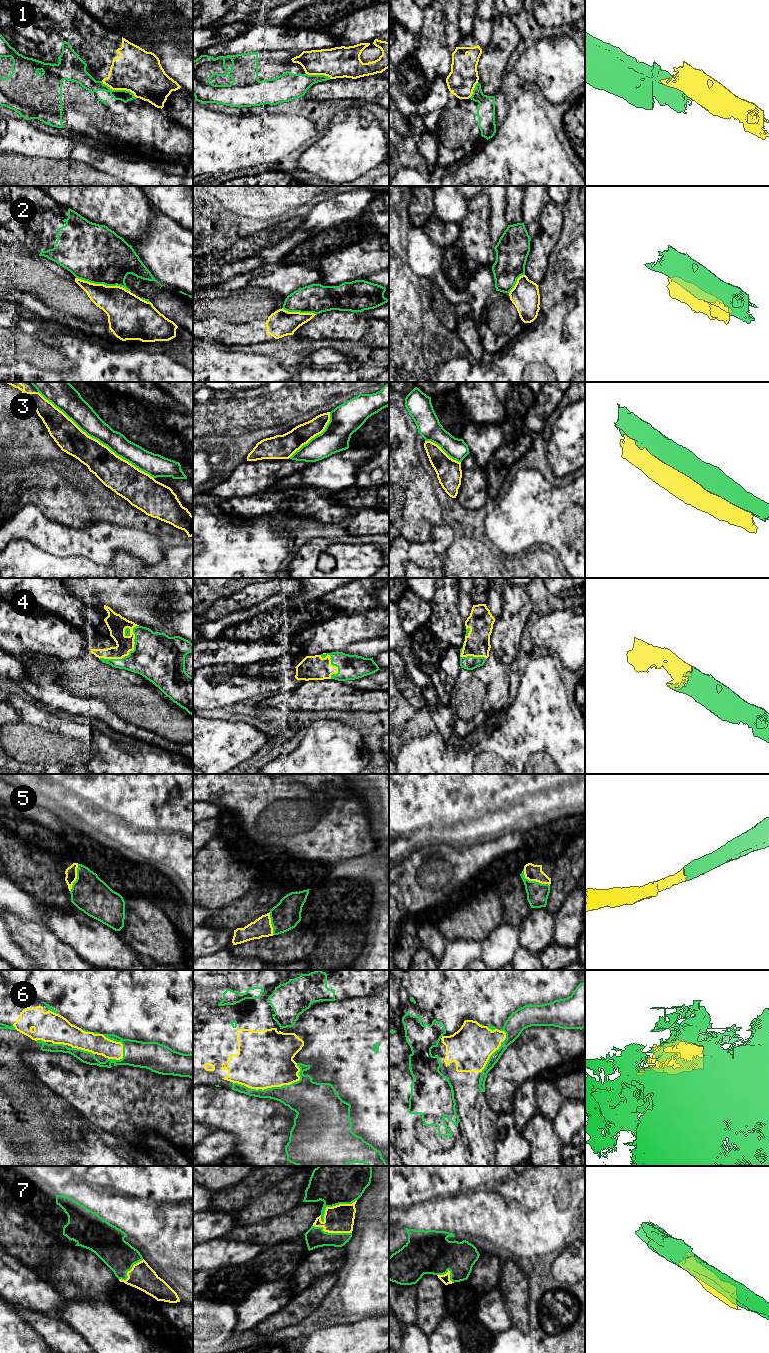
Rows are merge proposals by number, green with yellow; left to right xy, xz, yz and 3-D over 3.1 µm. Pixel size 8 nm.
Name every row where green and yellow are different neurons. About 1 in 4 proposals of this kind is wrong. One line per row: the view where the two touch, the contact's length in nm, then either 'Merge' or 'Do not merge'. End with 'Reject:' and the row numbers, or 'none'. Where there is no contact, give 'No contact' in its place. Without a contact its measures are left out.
1: Touches green in xy. Shared border 320 nm. Do not merge
2: Touches green in xy. Shared border 460 nm. Do not merge
3: Touches green in xy. Shared border 1150 nm. Do not merge
4: Touches green in xy. Shared border 420 nm. Merge
5: Touches green in yz. Shared border 260 nm. Merge
6: Touches green in xz. Shared border 550 nm. Do not merge
7: Touches green in xz. Shared border 340 nm. Do not merge
Reject: 1, 2, 3, 6, 7

